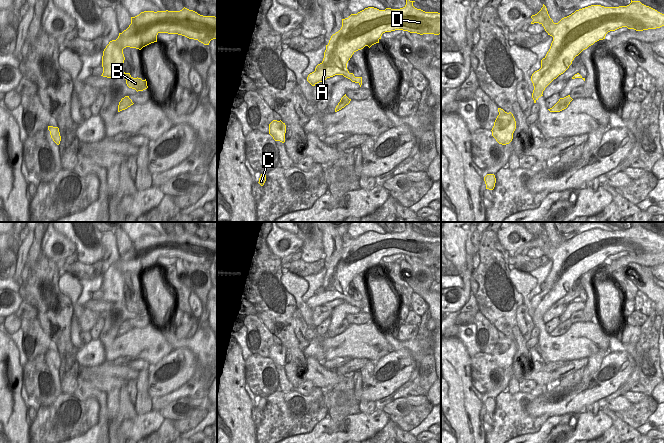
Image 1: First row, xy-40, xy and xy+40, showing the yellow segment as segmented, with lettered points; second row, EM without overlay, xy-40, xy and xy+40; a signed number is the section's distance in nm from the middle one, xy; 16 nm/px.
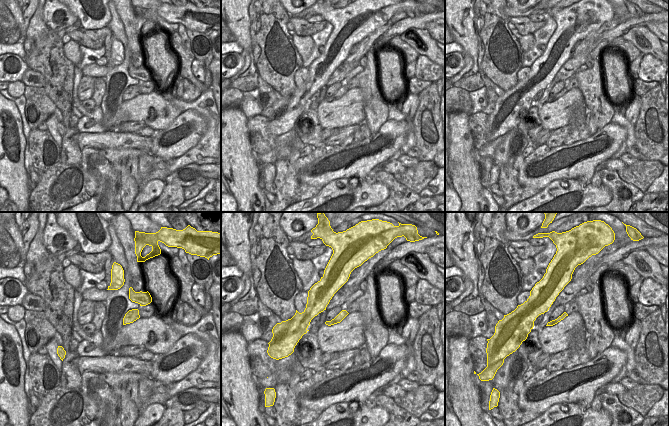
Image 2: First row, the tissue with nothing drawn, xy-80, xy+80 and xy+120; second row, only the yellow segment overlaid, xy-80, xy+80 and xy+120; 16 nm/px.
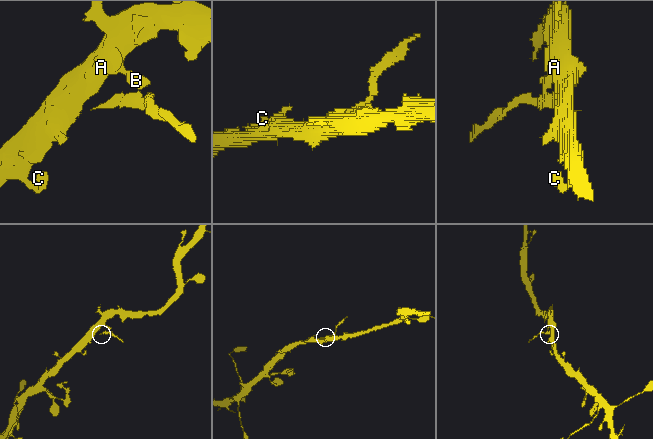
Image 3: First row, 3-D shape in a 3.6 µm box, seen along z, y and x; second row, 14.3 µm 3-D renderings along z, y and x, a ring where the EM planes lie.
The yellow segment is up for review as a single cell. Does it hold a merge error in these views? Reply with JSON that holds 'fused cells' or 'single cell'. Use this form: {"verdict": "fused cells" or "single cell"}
{"verdict": "fused cells"}

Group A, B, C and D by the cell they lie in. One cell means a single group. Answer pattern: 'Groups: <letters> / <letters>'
Groups: A C D / B.

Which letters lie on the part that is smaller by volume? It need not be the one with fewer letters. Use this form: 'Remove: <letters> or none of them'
Remove: B.

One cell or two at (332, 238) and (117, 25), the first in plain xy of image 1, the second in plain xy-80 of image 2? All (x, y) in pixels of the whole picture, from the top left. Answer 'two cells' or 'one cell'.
one cell

